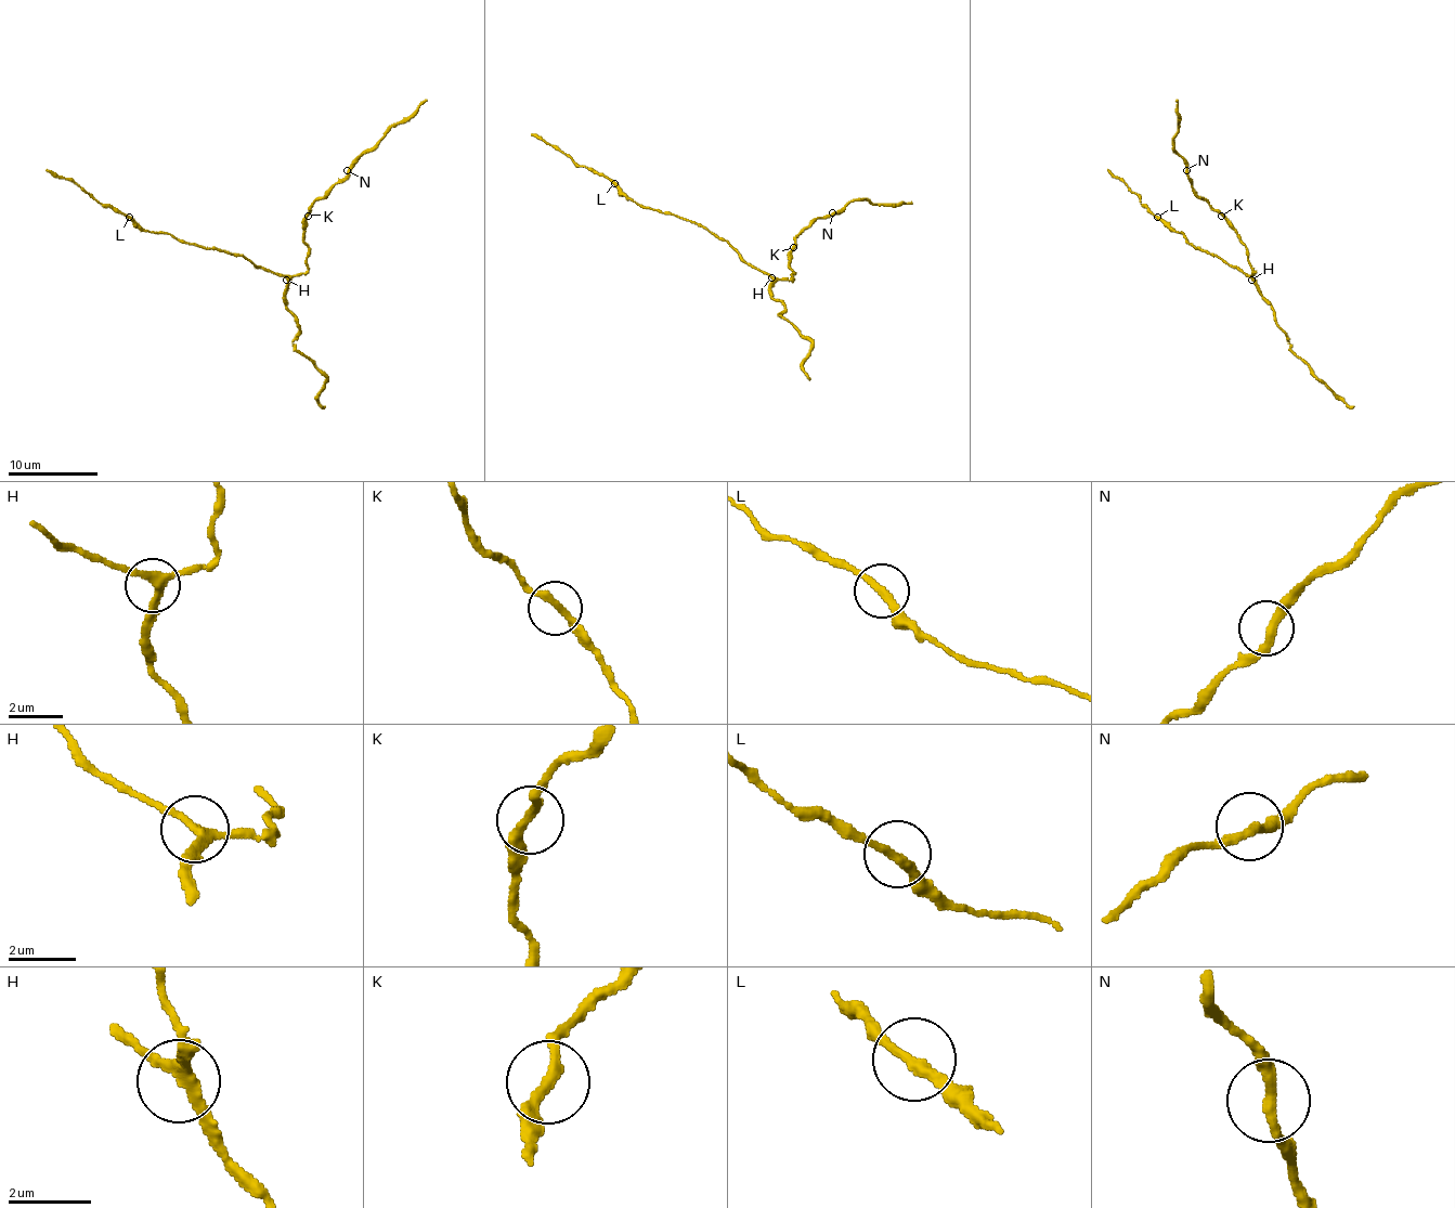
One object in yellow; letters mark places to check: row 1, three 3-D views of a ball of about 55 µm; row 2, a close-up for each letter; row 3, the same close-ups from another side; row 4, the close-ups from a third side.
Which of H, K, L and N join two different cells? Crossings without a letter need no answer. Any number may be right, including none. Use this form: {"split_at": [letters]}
{"split_at": []}

